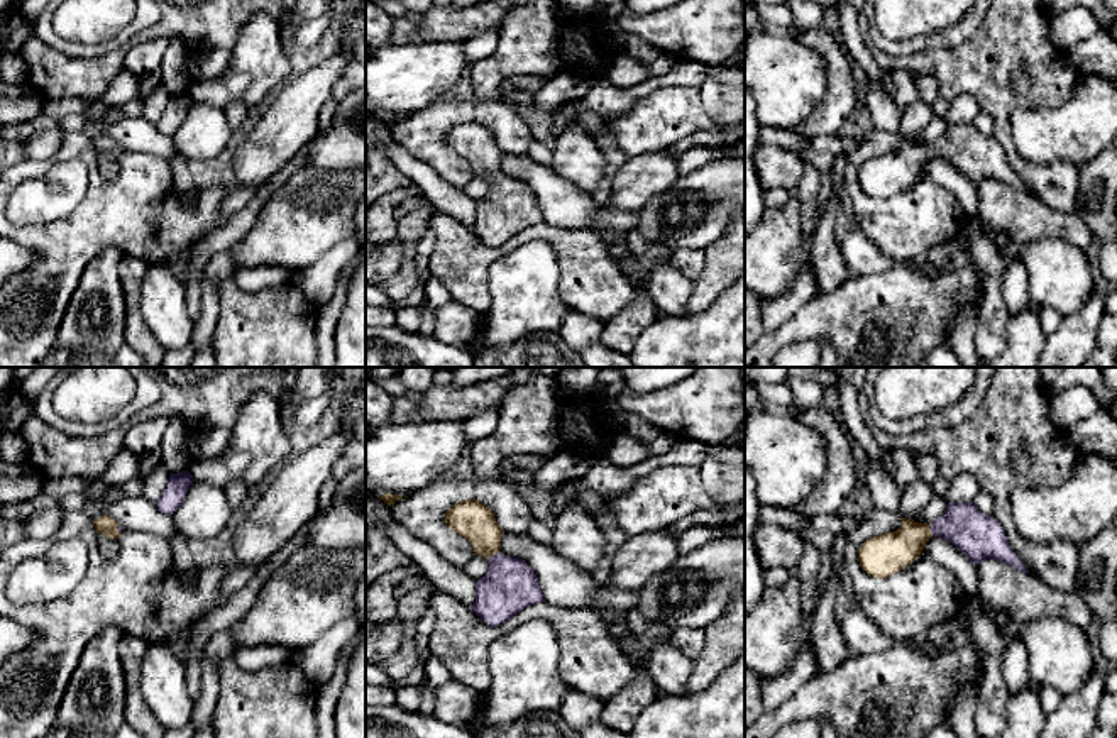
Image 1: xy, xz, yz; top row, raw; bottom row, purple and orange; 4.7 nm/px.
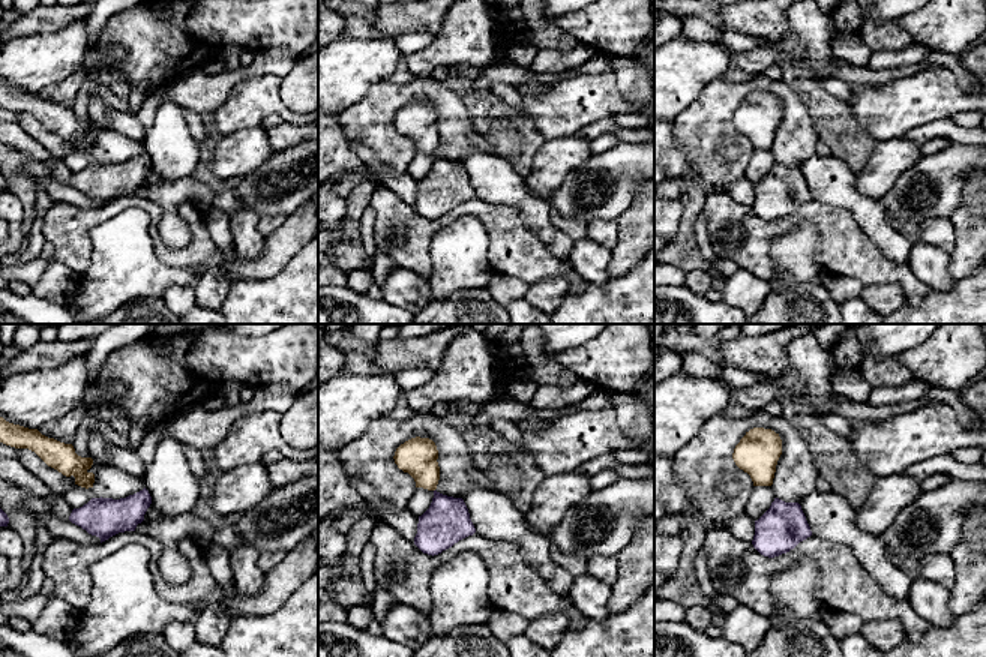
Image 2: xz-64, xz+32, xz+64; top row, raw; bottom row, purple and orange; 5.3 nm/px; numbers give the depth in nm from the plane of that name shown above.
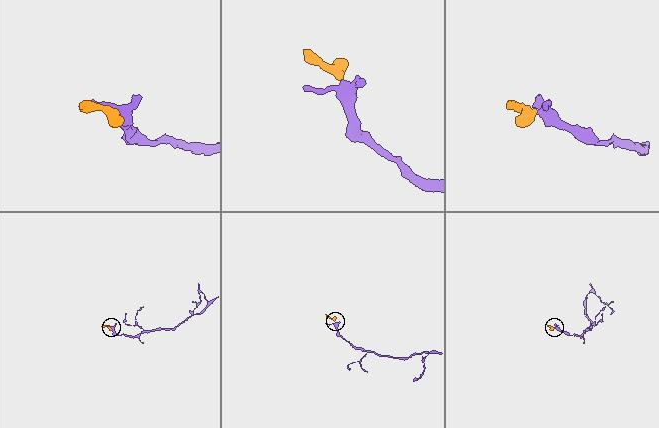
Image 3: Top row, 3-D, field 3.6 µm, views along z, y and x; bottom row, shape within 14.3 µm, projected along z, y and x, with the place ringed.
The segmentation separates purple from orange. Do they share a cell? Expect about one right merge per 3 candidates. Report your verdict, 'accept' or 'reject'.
accept

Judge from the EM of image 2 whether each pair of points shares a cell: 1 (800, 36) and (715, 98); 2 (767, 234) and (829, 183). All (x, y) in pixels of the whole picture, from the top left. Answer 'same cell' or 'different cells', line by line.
1: different cells
2: different cells

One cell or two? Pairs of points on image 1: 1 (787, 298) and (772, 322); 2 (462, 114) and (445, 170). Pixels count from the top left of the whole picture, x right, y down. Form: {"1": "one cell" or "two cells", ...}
{"1": "one cell", "2": "one cell"}

